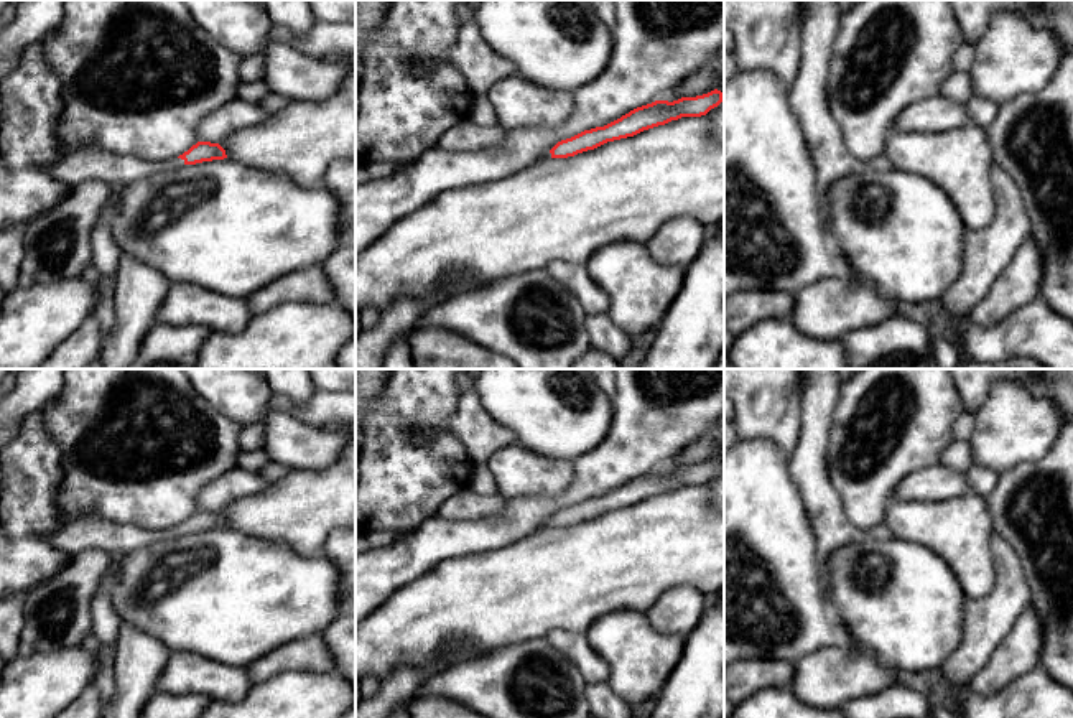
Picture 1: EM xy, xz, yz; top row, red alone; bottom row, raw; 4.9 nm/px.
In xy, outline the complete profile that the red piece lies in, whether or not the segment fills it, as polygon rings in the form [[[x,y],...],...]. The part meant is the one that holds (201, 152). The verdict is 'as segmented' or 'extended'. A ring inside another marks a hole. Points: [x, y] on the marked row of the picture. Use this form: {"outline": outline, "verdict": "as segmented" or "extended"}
{"outline": [[[197,142],[170,161],[146,161],[132,155],[109,153],[97,147],[82,147],[51,165],[49,171],[71,188],[84,181],[127,186],[158,171],[224,158],[227,158],[225,150],[219,143],[211,142]]], "verdict": "extended"}

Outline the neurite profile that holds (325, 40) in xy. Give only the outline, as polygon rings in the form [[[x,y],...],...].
[[[316,21],[306,36],[298,38],[285,26],[273,25],[267,44],[290,44],[303,54],[319,59],[355,63],[355,25]]]

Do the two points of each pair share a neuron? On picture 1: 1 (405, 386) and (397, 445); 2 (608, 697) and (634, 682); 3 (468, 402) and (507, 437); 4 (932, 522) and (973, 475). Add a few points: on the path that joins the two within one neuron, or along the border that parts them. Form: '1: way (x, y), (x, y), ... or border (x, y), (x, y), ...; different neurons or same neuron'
1: way (405, 400), (397, 410), (397, 430); same neuron
2: border (608, 682), (626, 700); different neurons
3: way (474, 414), (496, 435); same neuron
4: border (973, 489), (986, 498); different neurons

